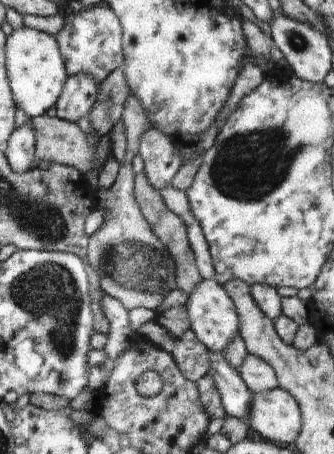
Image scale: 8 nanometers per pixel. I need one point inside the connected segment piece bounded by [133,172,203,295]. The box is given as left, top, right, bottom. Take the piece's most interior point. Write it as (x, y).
(168, 227)

